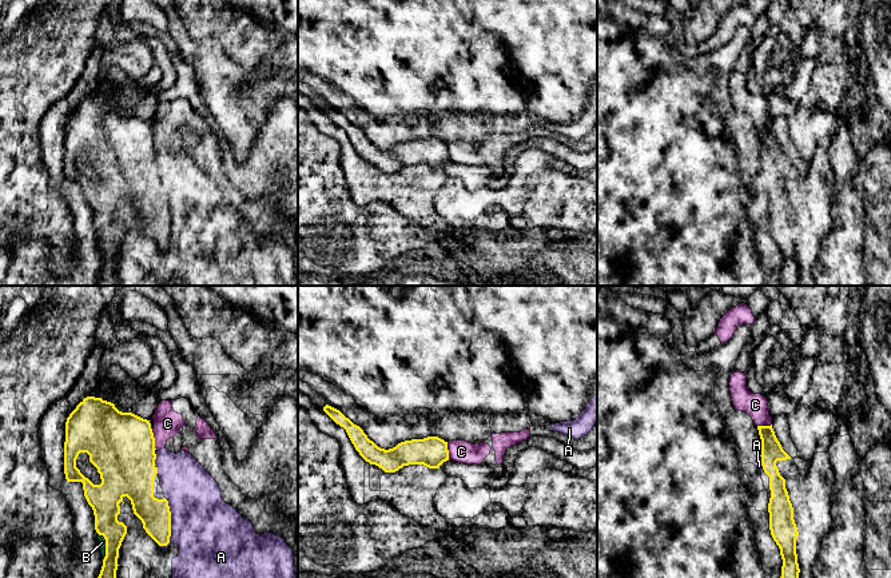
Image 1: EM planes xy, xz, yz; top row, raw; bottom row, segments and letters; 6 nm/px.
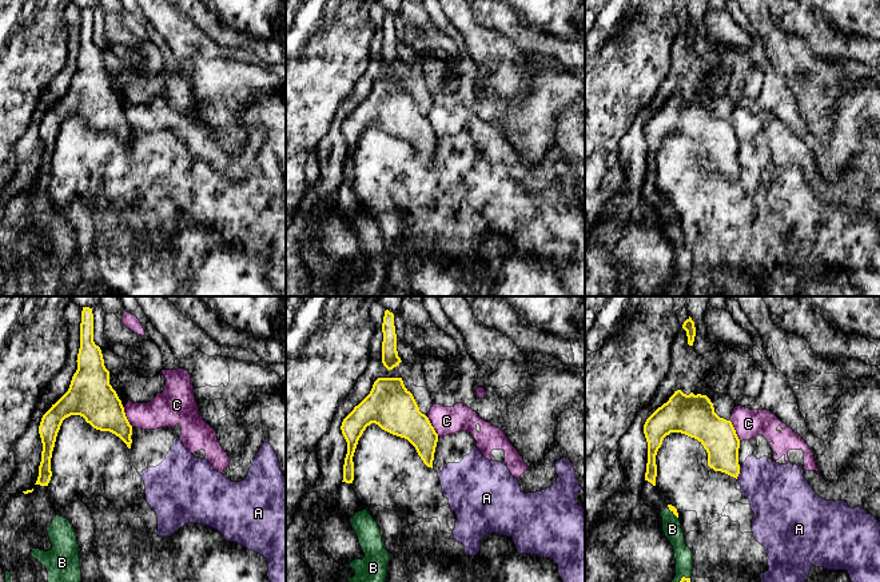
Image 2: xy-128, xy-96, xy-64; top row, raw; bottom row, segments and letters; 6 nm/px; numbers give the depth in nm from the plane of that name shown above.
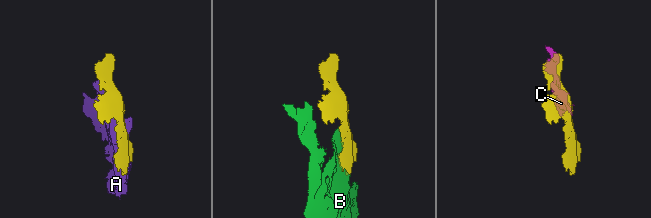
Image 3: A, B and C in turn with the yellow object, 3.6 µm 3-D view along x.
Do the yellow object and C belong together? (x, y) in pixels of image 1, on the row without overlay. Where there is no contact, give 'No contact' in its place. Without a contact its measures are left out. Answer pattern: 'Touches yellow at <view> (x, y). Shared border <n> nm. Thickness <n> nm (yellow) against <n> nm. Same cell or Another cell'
Touches yellow at xy (154, 140). Shared border 120 nm. Thickness 400 nm (yellow) against 160 nm. Another cell

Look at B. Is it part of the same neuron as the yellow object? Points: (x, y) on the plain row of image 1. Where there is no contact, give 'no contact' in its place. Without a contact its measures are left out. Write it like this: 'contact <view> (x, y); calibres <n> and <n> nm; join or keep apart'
contact xy (106, 247); calibres 160 and 50 nm; join

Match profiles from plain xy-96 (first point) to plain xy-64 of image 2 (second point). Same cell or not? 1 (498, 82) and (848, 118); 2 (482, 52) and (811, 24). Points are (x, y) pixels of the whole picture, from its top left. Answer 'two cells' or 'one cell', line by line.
1: one cell
2: two cells

